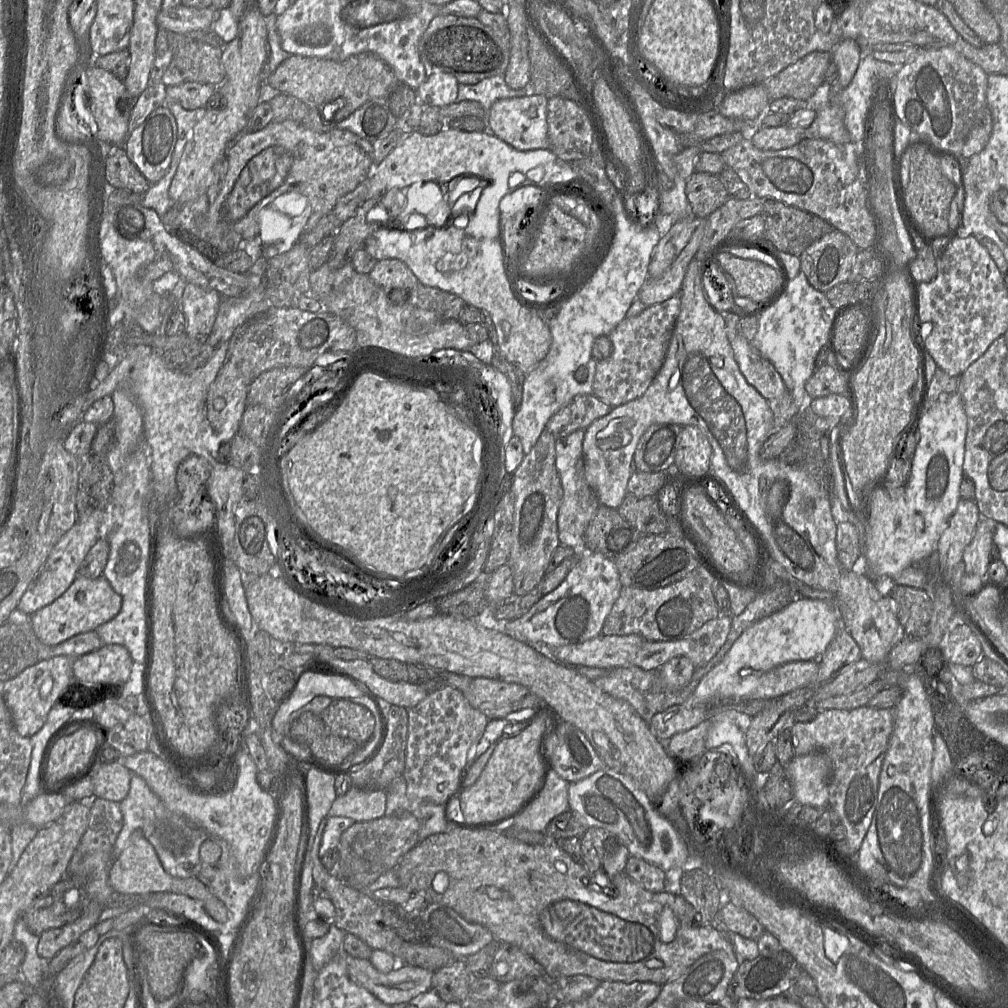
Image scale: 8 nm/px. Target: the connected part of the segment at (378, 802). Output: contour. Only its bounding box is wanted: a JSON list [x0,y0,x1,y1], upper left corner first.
[329,787,387,822]

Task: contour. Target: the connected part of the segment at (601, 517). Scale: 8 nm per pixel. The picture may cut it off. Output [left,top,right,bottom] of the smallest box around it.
[585,505,641,559]

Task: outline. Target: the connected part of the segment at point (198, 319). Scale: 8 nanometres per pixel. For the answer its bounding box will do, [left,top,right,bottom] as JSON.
[180,282,222,339]

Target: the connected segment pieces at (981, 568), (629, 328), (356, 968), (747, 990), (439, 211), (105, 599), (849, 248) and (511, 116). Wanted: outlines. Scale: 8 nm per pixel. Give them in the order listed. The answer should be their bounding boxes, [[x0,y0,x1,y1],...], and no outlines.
[[963,514,997,577],[593,291,681,407],[346,955,433,1006],[730,951,801,999],[382,180,451,231],[29,576,122,647],[799,229,859,293],[489,94,549,150]]

